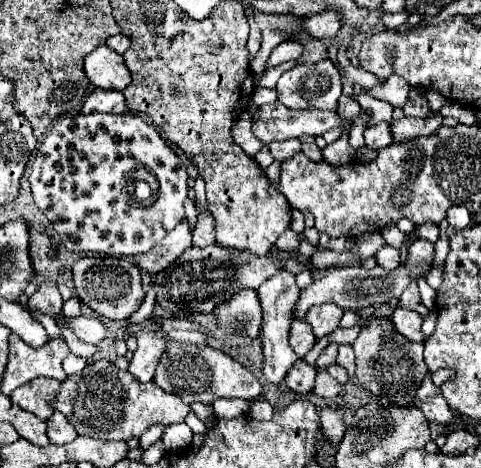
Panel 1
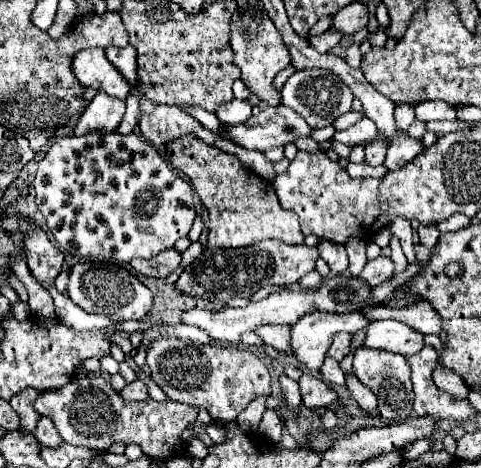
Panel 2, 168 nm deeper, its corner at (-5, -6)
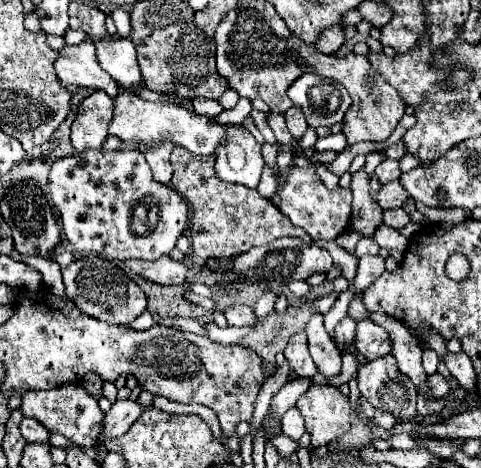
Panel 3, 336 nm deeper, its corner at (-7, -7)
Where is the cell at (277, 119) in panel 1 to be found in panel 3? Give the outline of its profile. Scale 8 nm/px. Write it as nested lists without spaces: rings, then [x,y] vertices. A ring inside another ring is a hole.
[[[119,92],[119,96],[115,98],[115,114],[113,114],[109,134],[119,136],[123,142],[135,140],[135,142],[139,142],[141,150],[145,150],[149,142],[173,140],[177,146],[187,148],[191,154],[207,156],[207,154],[213,154],[215,148],[219,146],[219,140],[223,140],[223,136],[227,136],[227,124],[219,124],[217,120],[213,120],[209,116],[189,112],[175,104],[147,102],[139,96]]]

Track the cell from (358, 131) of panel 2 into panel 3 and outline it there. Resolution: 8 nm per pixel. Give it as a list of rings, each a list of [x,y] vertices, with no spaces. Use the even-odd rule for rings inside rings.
[[[339,132],[339,134],[329,134],[325,138],[319,138],[315,144],[315,150],[317,152],[323,152],[323,150],[341,152],[341,150],[345,150],[345,146],[347,146],[347,138],[343,132]]]

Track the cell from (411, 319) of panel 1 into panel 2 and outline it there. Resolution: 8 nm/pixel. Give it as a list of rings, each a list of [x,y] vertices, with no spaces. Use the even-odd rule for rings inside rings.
[[[373,321],[367,327],[363,345],[401,355],[415,355],[423,349],[423,335],[399,321]]]

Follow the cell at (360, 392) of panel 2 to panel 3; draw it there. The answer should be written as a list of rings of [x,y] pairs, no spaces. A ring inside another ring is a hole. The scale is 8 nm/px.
[[[375,408],[375,414],[373,414],[373,422],[377,424],[377,426],[381,426],[381,428],[385,428],[385,430],[389,430],[389,428],[393,428],[393,424],[397,422],[391,414],[383,414],[383,412],[379,412],[379,408]]]

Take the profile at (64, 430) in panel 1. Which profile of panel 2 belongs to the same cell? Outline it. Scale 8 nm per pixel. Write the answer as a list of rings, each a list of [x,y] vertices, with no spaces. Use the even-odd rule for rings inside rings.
[[[39,417],[37,429],[33,431],[33,437],[35,437],[41,445],[45,445],[45,447],[57,447],[57,445],[61,443],[61,437],[57,435],[53,423],[49,423],[45,417]]]

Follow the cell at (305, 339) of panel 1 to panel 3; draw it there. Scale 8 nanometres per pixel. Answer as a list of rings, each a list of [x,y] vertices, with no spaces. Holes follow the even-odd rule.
[[[233,306],[233,308],[227,308],[225,310],[225,318],[231,326],[257,326],[259,324],[259,318],[255,316],[253,308],[249,306]]]

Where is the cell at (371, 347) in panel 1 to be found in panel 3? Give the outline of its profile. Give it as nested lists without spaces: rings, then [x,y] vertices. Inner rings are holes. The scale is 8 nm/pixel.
[[[391,354],[383,356],[379,360],[367,360],[365,364],[361,364],[359,372],[357,372],[357,382],[359,382],[361,396],[367,398],[367,402],[371,406],[375,406],[383,412],[389,412],[397,420],[413,420],[417,416],[417,408],[415,408],[417,390],[415,390],[413,382],[399,372],[395,358]]]

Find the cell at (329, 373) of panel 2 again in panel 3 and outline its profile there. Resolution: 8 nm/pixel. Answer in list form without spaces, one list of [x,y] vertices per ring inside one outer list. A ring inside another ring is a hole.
[[[313,314],[313,318],[309,320],[307,338],[309,338],[309,352],[311,352],[313,362],[317,364],[317,370],[325,378],[339,376],[339,372],[341,372],[341,352],[335,348],[331,336],[327,334],[321,314]]]

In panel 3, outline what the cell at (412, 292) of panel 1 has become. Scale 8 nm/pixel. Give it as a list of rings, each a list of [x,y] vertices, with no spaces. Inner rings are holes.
[[[439,372],[429,376],[429,386],[431,386],[433,394],[437,394],[437,396],[447,396],[447,394],[451,392],[451,386],[449,386],[447,378],[445,378],[445,376],[441,376]]]

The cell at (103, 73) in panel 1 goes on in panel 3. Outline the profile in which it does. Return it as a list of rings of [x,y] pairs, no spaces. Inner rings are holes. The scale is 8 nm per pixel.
[[[91,42],[65,46],[59,52],[55,70],[59,80],[65,86],[75,84],[75,86],[85,86],[93,90],[103,90],[111,98],[119,94],[119,86],[115,84],[115,80],[111,80],[111,76],[107,76],[107,72],[103,72],[103,68],[99,66],[95,56],[95,46]]]

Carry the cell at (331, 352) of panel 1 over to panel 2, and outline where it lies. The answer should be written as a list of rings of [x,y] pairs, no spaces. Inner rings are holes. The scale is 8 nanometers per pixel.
[[[337,333],[333,337],[333,343],[331,343],[327,355],[341,361],[349,353],[349,349],[351,349],[351,335],[349,333]]]

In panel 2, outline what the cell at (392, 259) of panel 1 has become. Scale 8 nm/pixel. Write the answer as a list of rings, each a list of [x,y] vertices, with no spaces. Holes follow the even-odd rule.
[[[377,257],[377,259],[371,259],[367,261],[367,265],[363,267],[359,279],[367,281],[371,287],[377,287],[379,283],[387,281],[393,277],[393,261],[389,257]]]

